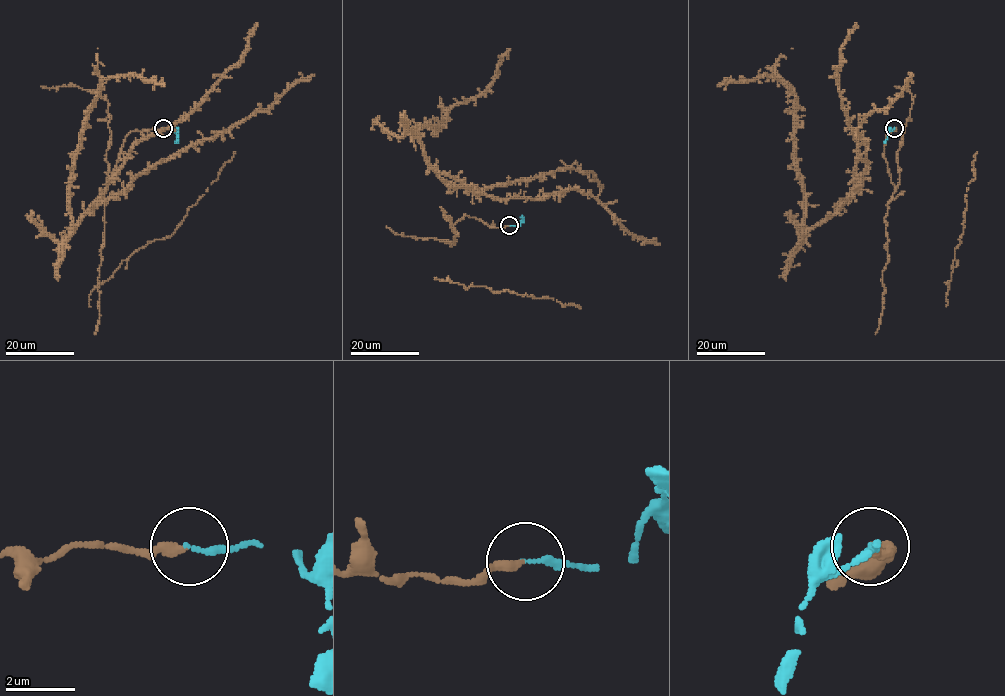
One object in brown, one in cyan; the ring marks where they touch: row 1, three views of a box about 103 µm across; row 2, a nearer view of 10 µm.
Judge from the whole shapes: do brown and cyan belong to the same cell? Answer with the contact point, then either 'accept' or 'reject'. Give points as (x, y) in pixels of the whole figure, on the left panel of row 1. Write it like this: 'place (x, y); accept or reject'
place (163, 128); accept

